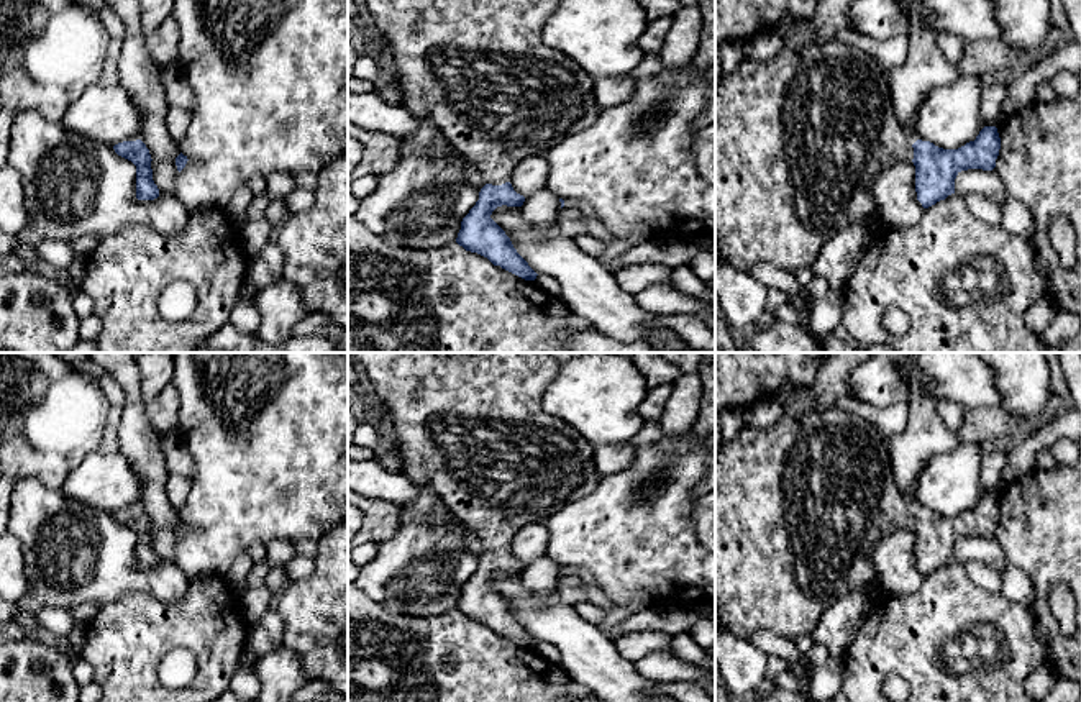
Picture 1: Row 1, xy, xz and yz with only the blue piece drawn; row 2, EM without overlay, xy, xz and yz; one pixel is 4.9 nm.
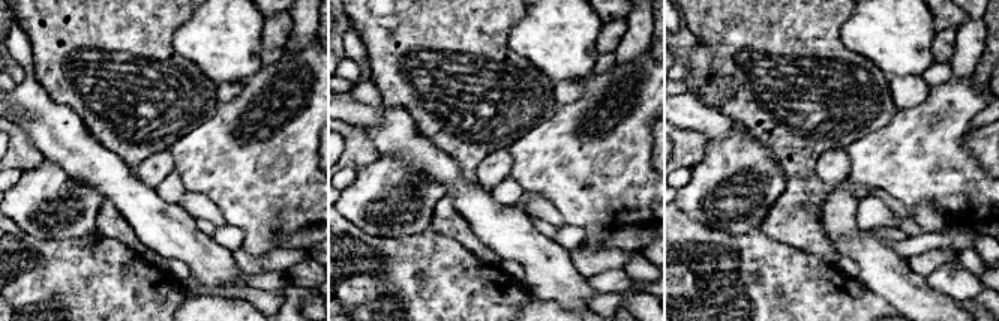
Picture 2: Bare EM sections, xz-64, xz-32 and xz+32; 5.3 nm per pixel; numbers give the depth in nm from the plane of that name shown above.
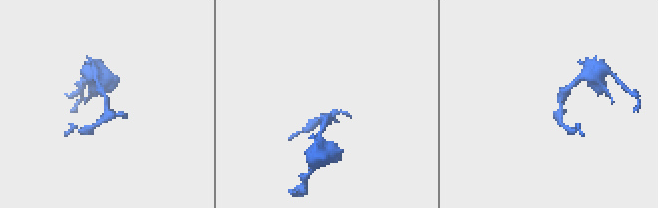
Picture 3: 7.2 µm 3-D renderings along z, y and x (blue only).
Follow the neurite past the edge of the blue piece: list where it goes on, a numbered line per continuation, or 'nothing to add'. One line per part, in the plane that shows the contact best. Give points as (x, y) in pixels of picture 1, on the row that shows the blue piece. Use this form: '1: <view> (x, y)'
1: xz (479, 69)

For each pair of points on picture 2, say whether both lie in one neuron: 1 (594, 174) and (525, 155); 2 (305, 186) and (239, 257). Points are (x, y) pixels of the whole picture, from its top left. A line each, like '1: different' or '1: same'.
1: same
2: different

